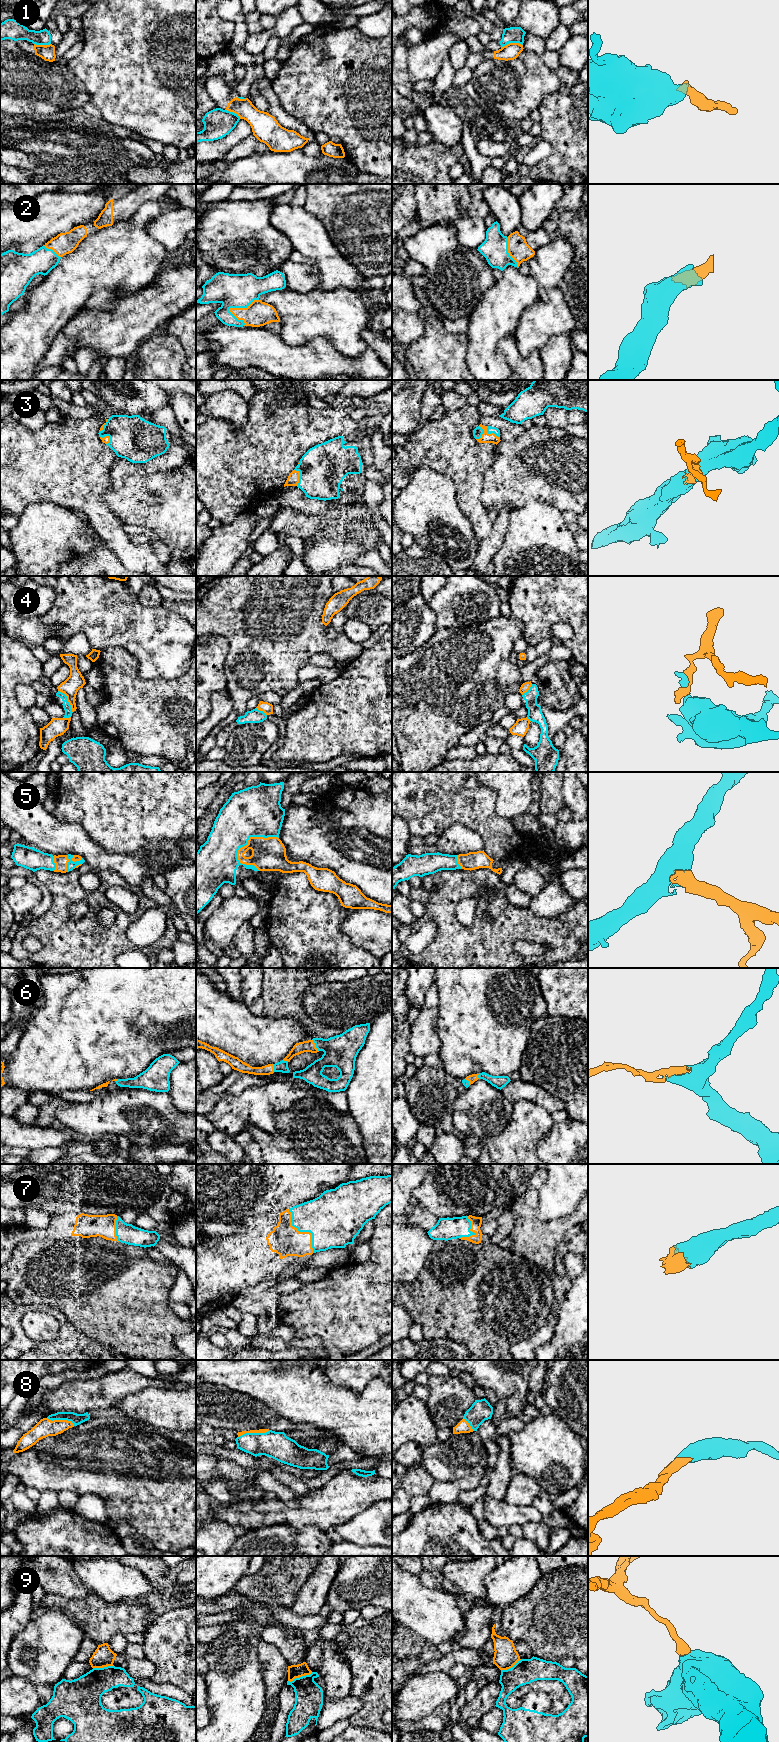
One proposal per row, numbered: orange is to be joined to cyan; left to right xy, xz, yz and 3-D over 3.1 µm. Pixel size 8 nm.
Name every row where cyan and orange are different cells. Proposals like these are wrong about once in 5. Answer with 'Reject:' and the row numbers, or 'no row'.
Reject: 1, 4, 9

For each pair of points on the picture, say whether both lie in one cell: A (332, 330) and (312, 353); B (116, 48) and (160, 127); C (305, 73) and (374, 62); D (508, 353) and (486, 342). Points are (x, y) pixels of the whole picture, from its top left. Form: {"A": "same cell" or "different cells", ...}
{"A": "different cells", "B": "same cell", "C": "same cell", "D": "different cells"}

